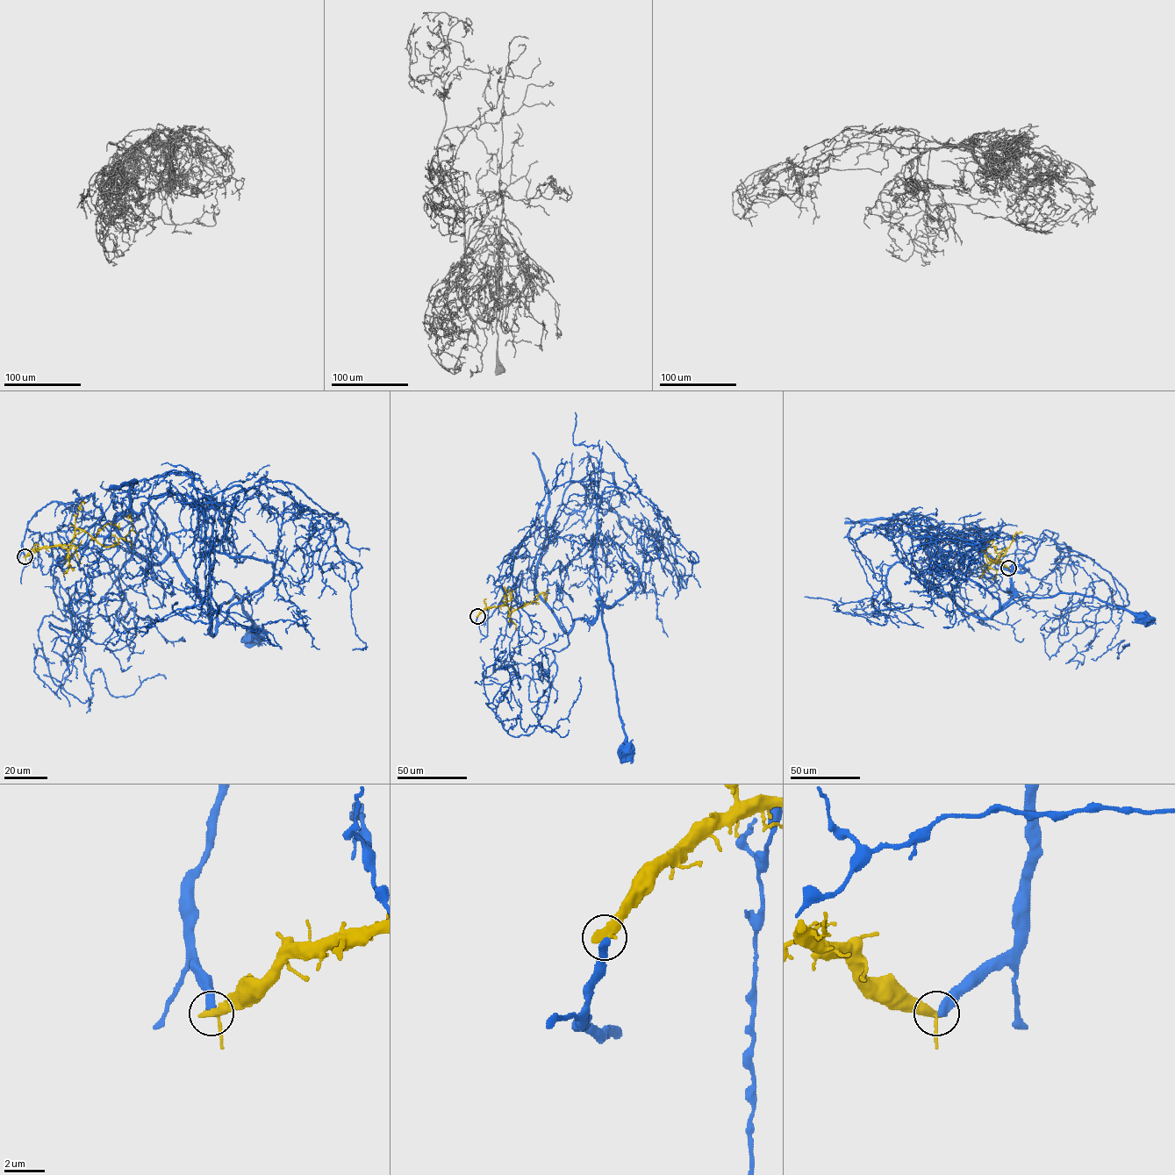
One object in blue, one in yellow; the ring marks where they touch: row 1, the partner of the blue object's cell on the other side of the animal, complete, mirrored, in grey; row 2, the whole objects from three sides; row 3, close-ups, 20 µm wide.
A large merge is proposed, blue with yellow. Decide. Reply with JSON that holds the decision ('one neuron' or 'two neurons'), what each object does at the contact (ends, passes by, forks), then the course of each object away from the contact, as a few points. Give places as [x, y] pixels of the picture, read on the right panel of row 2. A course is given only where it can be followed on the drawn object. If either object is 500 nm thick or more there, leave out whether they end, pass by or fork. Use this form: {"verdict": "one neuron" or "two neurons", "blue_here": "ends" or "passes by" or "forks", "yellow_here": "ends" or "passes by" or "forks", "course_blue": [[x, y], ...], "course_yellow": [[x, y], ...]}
{"verdict": "two neurons", "blue_here": "ends", "yellow_here": "passes by", "course_blue": [[1008, 568], [1013, 538], [963, 526], [1003, 567], [1024, 569], [992, 618], [1060, 593], [1142, 617]], "course_yellow": [[1008, 568], [998, 560], [1006, 550], [993, 561], [985, 555], [992, 541], [986, 543]]}

